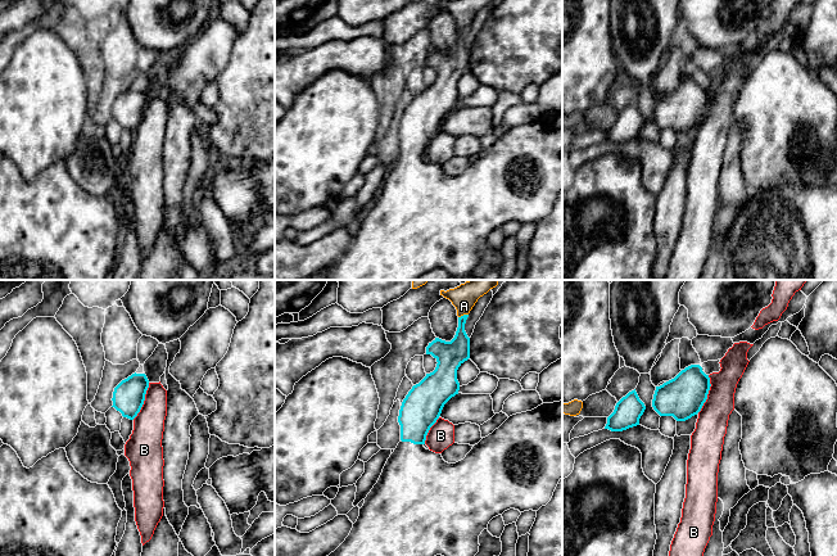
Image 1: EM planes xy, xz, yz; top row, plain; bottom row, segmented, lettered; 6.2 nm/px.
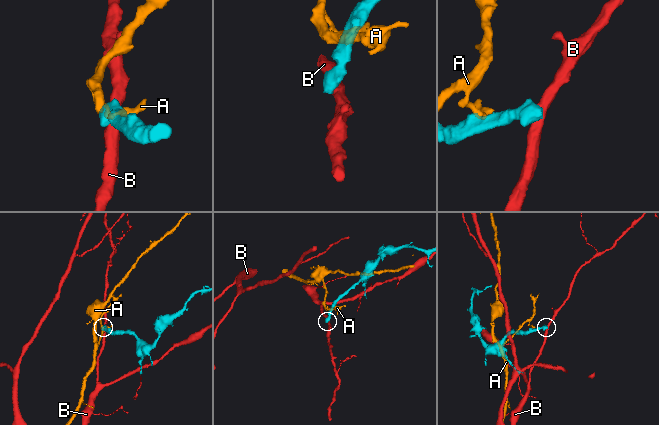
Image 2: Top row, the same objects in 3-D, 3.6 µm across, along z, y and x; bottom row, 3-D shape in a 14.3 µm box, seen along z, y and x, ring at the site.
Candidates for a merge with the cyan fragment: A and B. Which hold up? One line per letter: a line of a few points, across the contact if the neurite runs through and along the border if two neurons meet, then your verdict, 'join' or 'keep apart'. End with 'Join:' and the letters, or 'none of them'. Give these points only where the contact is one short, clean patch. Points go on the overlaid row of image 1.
A: line xz (467, 313), (458, 317); keep apart
B: line yz (709, 375), (710, 389), (707, 398), (697, 412); keep apart
Join: none of them

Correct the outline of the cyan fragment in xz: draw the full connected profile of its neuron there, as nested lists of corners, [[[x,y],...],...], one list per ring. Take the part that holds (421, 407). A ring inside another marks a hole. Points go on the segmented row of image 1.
[[[469,315],[458,317],[458,327],[451,342],[435,338],[426,347],[426,354],[436,360],[436,367],[413,385],[403,399],[398,416],[401,442],[365,498],[349,535],[329,556],[475,556],[480,546],[479,535],[488,529],[493,517],[510,508],[520,512],[538,511],[551,501],[562,478],[562,401],[543,403],[531,411],[510,416],[456,464],[445,462],[440,453],[424,447],[426,435],[439,419],[444,404],[458,394],[457,370],[470,358],[470,338],[465,331],[467,317]]]

